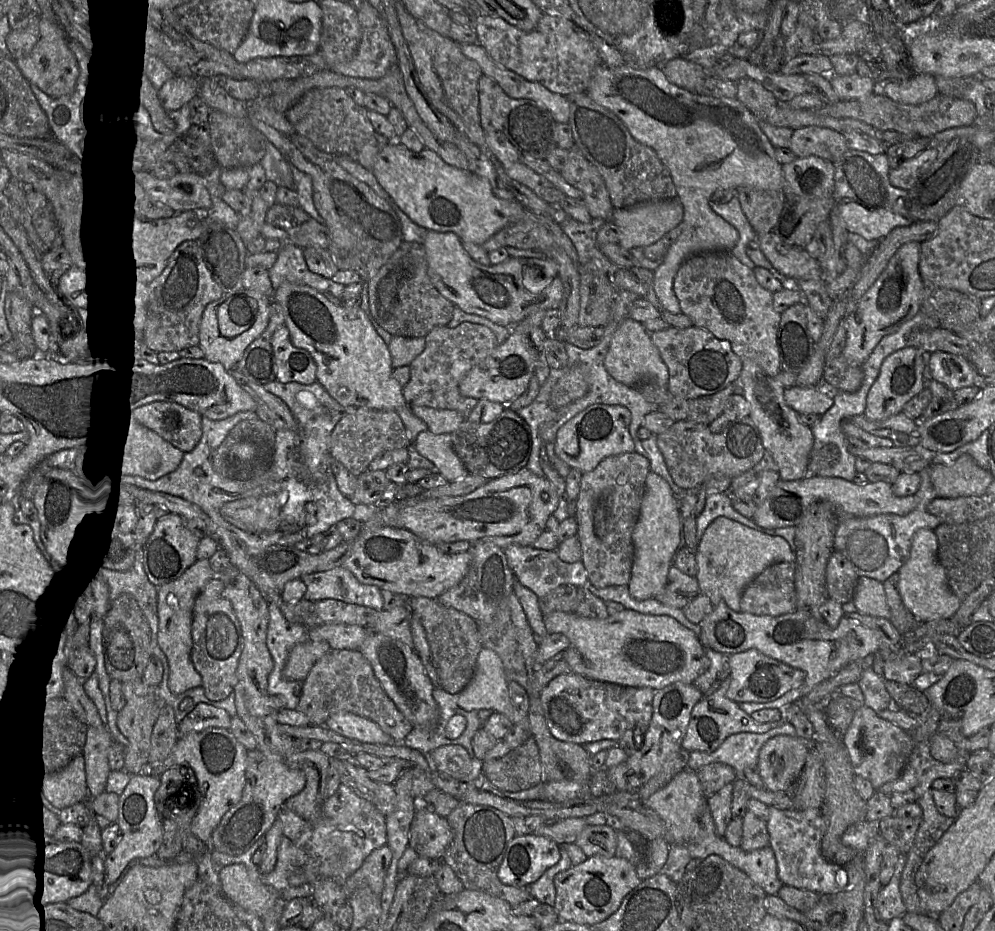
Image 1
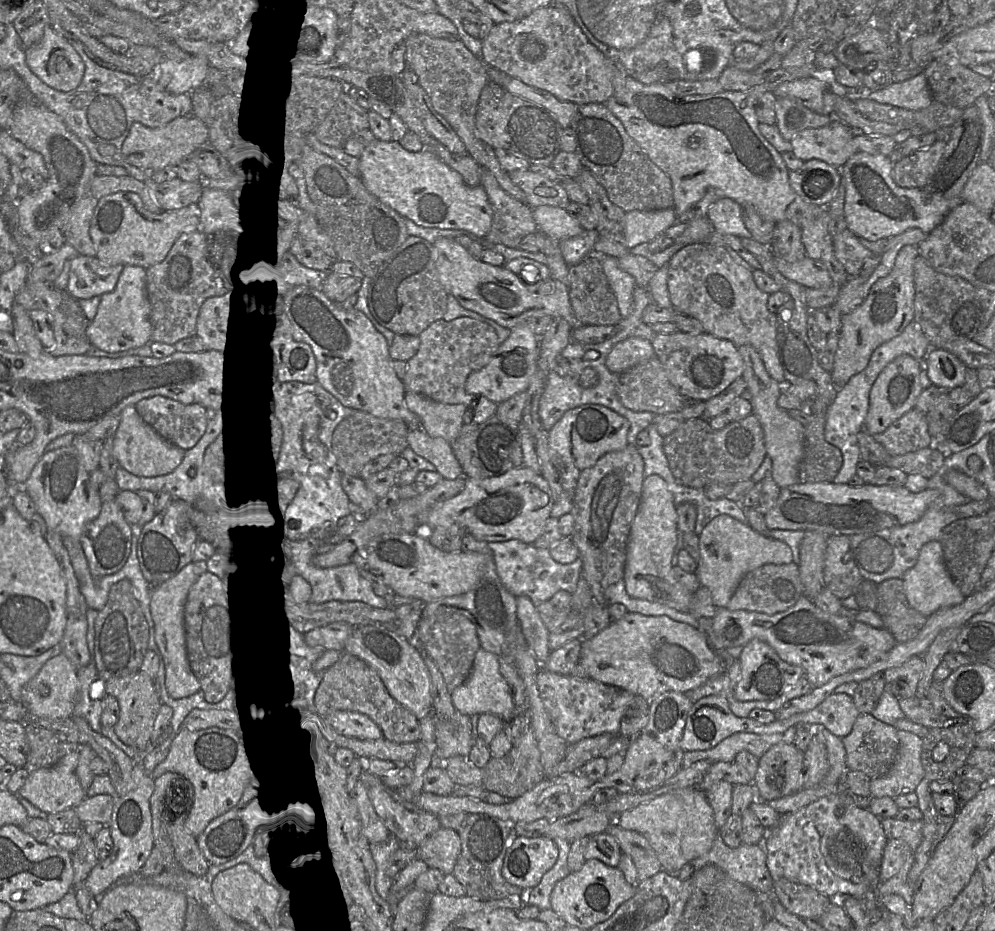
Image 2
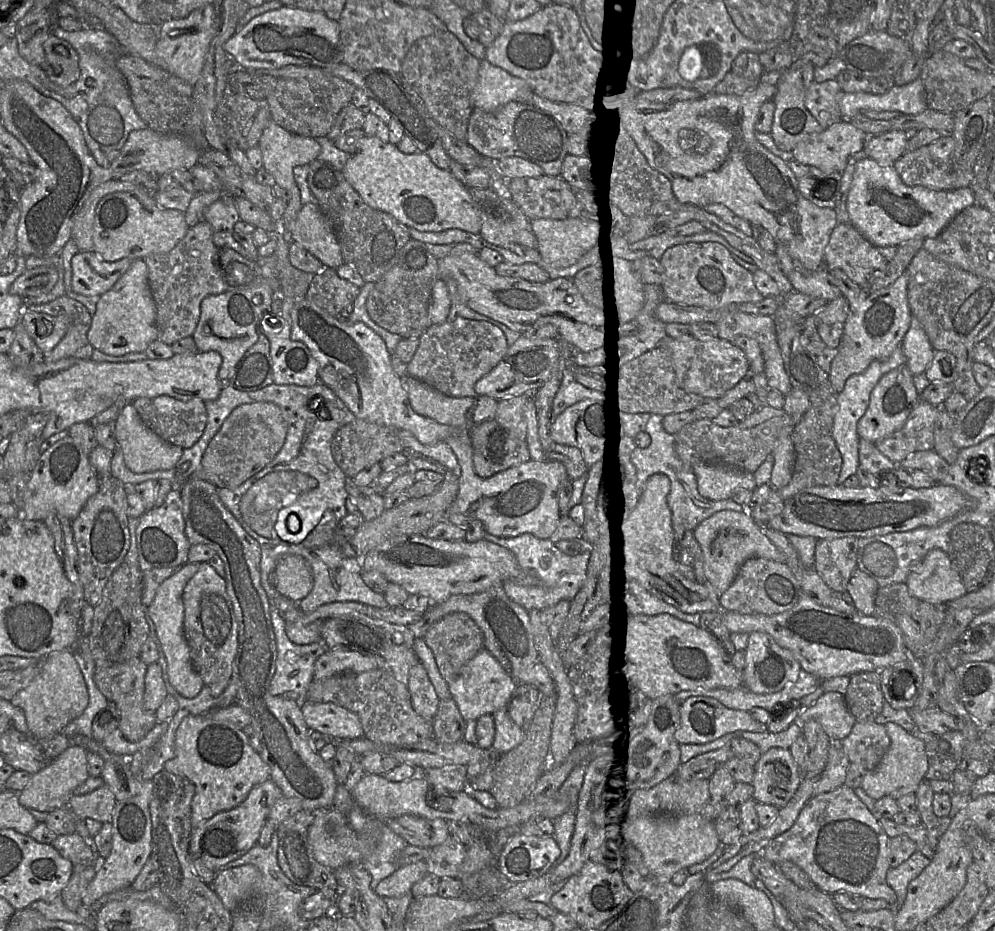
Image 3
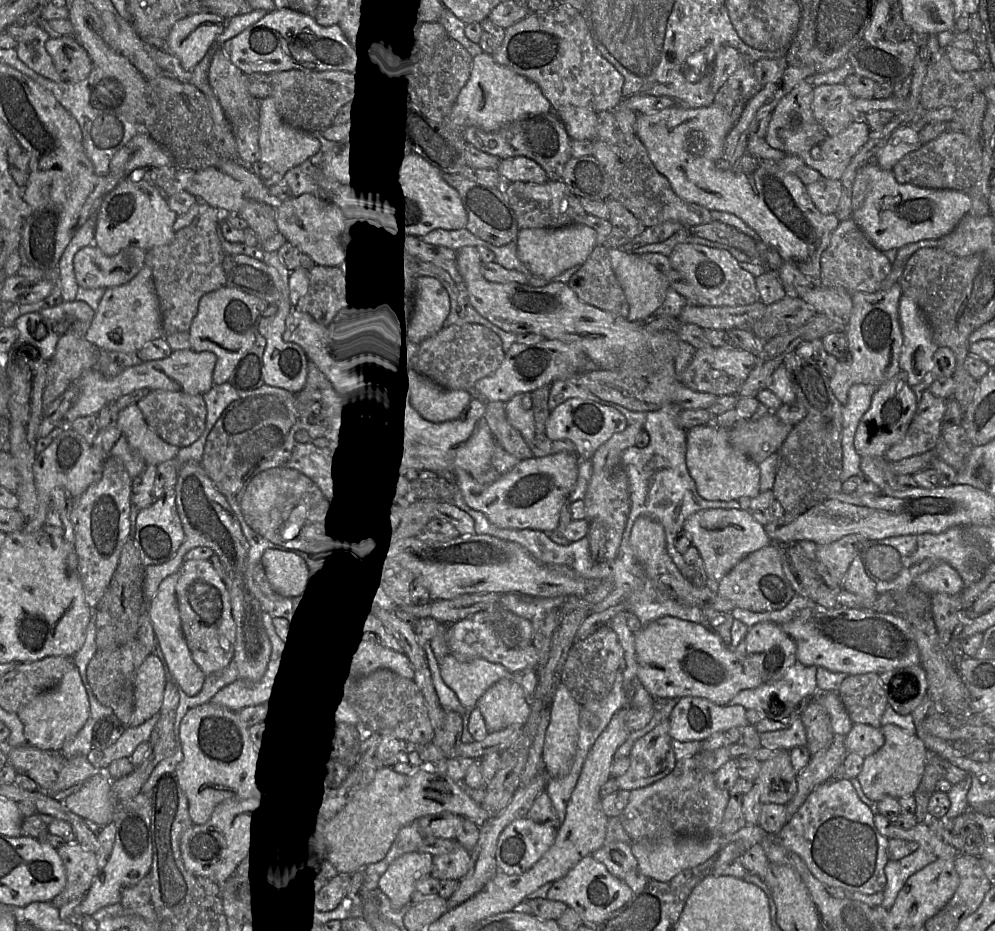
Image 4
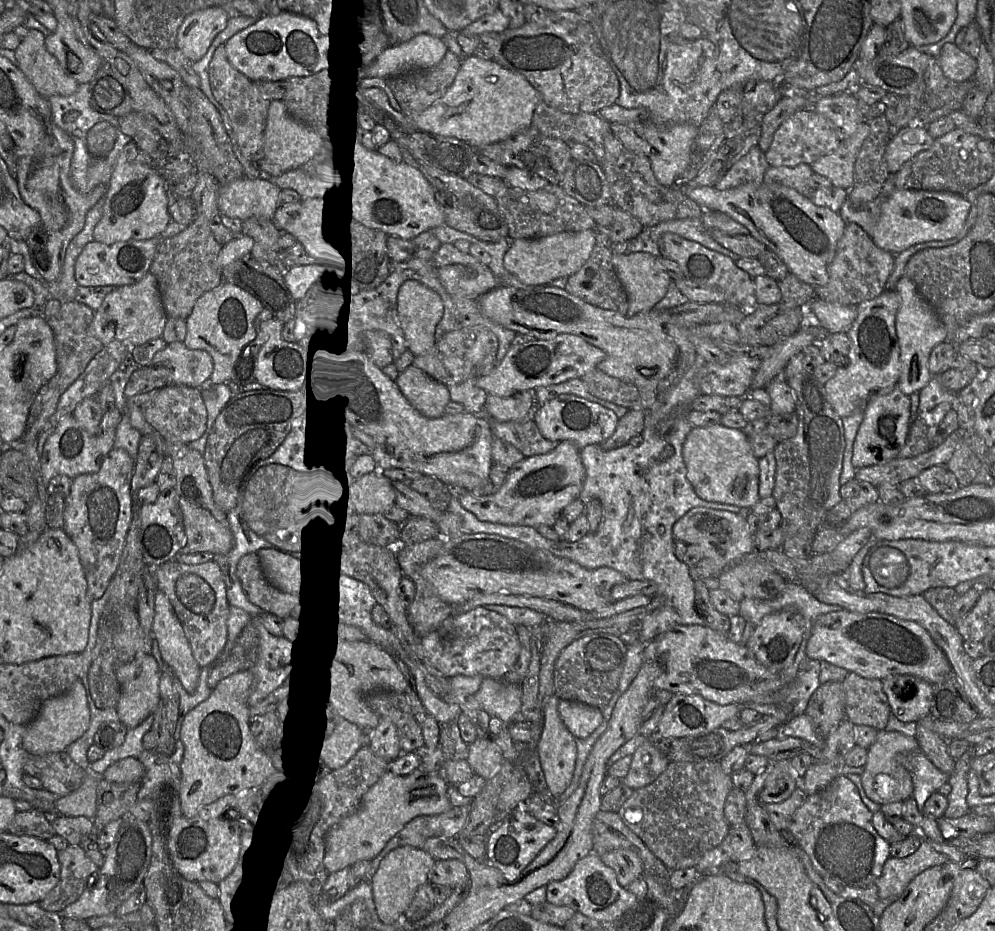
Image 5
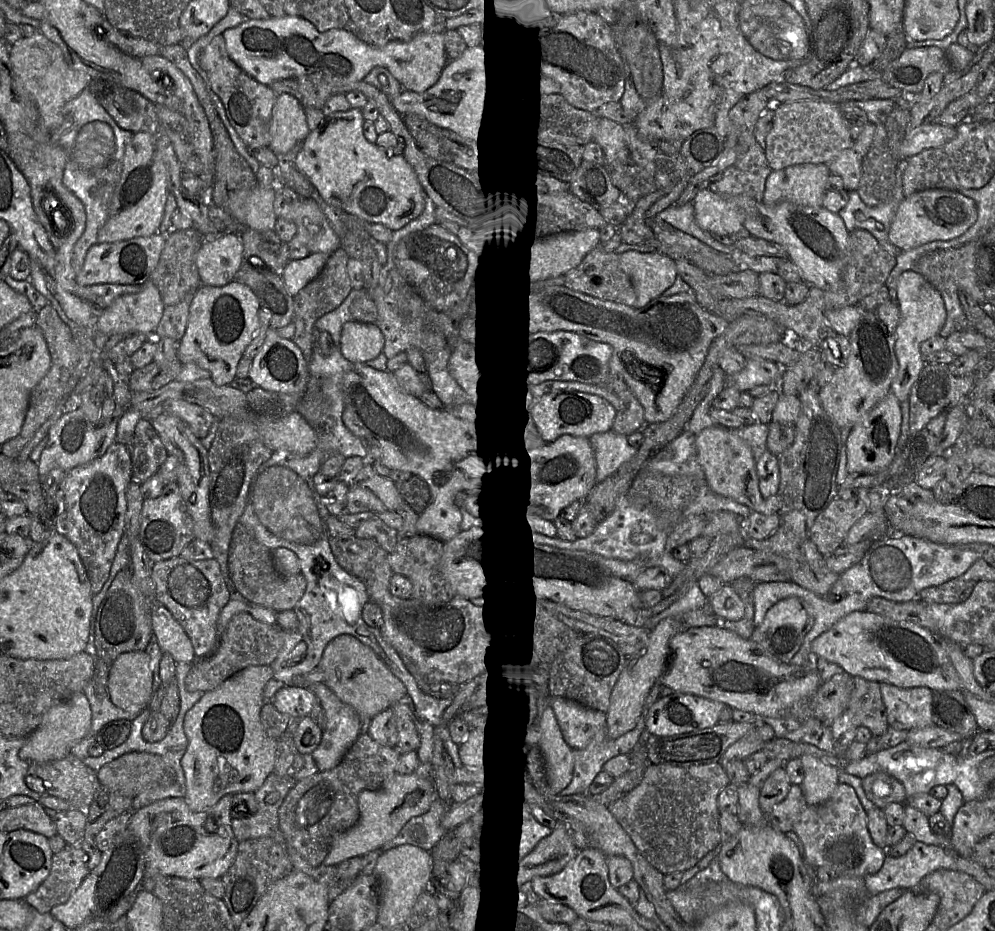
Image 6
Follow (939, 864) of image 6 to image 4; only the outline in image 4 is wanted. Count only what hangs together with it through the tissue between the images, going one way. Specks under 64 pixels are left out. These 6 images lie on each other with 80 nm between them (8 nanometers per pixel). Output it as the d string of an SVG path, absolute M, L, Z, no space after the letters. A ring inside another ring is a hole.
M919 846L914 853L901 860L889 860L885 866L886 886L882 892L883 907L891 909L907 880L937 859L937 856Z

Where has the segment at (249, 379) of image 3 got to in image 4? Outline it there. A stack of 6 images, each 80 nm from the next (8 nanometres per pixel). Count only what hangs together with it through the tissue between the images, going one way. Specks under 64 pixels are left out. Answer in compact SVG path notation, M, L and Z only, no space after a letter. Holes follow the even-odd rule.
M256 323L256 341L242 356L228 382L235 389L249 390L260 387L263 381L263 352L266 339L258 332Z

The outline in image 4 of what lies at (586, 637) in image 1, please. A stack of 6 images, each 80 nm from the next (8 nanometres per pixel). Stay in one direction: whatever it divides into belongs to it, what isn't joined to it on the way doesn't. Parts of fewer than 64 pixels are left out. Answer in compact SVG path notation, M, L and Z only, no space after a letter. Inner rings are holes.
M672 616L661 617L635 634L637 676L645 690L657 700L680 699L685 696L705 698L726 706L743 690L764 684L748 657L739 657L701 624Z

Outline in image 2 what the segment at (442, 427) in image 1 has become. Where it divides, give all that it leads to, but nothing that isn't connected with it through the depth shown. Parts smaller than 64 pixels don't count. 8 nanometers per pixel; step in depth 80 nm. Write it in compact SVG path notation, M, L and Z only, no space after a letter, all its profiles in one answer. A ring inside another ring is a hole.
M413 392L405 393L405 403L407 408L418 416L421 422L421 428L431 437L442 437L449 443L452 443L458 436L461 428L464 426L464 414L469 408L462 404L444 404L431 400L420 394Z

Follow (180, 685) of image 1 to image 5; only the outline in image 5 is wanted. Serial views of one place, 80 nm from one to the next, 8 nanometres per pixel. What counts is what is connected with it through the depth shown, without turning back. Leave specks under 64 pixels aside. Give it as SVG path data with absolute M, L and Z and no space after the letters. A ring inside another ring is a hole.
M161 591L155 596L152 641L156 638L160 654L173 675L189 693L199 683L202 668L193 656L183 626L168 597Z

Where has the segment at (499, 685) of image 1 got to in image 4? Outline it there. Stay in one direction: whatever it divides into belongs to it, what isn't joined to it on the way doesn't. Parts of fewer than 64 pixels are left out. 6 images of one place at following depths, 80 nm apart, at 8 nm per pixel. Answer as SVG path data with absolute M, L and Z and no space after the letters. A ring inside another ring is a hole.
M447 655L438 666L443 681L468 712L476 708L480 697L494 683L505 678L513 679L503 665L483 658L460 662L453 655Z

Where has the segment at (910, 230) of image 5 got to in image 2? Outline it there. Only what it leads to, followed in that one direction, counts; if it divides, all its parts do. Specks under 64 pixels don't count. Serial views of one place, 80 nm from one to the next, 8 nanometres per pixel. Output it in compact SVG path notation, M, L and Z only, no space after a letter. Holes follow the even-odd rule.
M857 151L839 169L840 182L845 188L846 226L859 238L887 240L912 228L930 234L950 210L964 202L961 197L948 200L928 195L923 189L900 187L893 180L892 166L888 156Z

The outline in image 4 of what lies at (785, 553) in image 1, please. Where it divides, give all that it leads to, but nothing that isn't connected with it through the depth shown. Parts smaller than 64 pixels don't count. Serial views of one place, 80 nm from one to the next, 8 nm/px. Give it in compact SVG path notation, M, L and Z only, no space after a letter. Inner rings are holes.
M705 509L692 514L683 525L703 559L708 579L719 582L745 556L771 544L765 526L754 520L751 510Z

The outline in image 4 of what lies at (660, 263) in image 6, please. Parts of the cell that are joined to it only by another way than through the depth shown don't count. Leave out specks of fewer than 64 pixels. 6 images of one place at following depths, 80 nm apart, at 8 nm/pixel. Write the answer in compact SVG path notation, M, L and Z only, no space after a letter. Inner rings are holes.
M613 248L609 249L609 258L612 270L629 304L627 319L630 322L642 322L651 317L662 304L669 288L669 283L665 275L655 266L645 261L641 255L631 254Z

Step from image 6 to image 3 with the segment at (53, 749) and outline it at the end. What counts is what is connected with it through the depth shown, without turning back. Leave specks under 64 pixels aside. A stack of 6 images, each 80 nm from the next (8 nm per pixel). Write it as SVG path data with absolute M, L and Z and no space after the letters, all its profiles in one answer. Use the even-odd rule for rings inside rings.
M61 650L48 655L40 673L11 702L23 710L28 732L35 739L62 733L70 722L85 711L89 703L88 690L73 651Z

